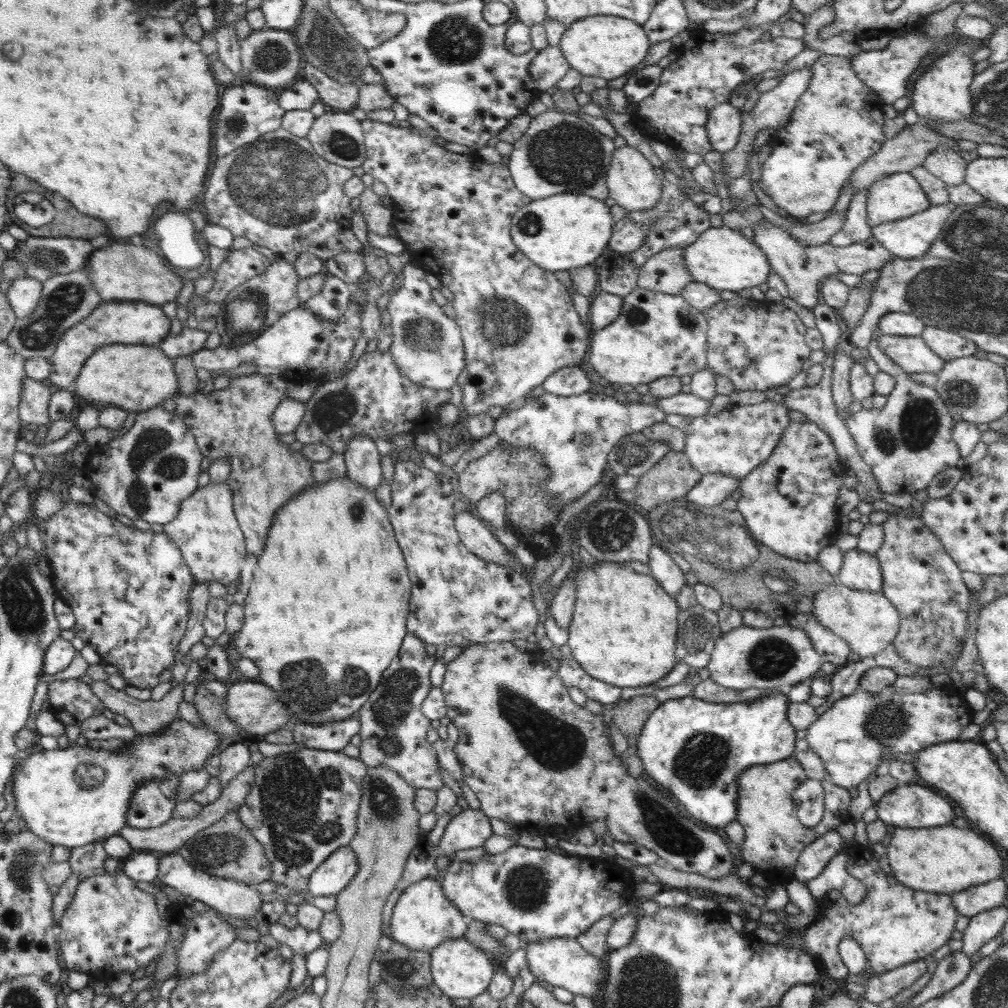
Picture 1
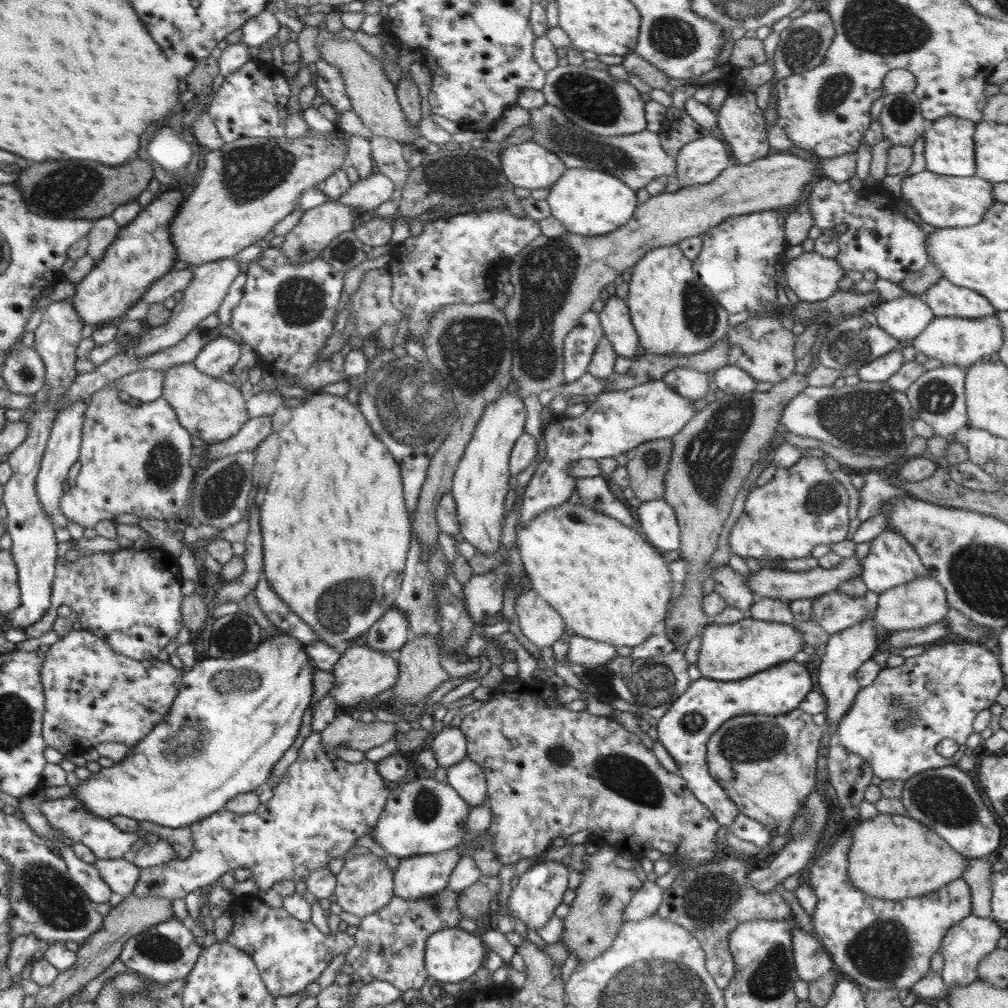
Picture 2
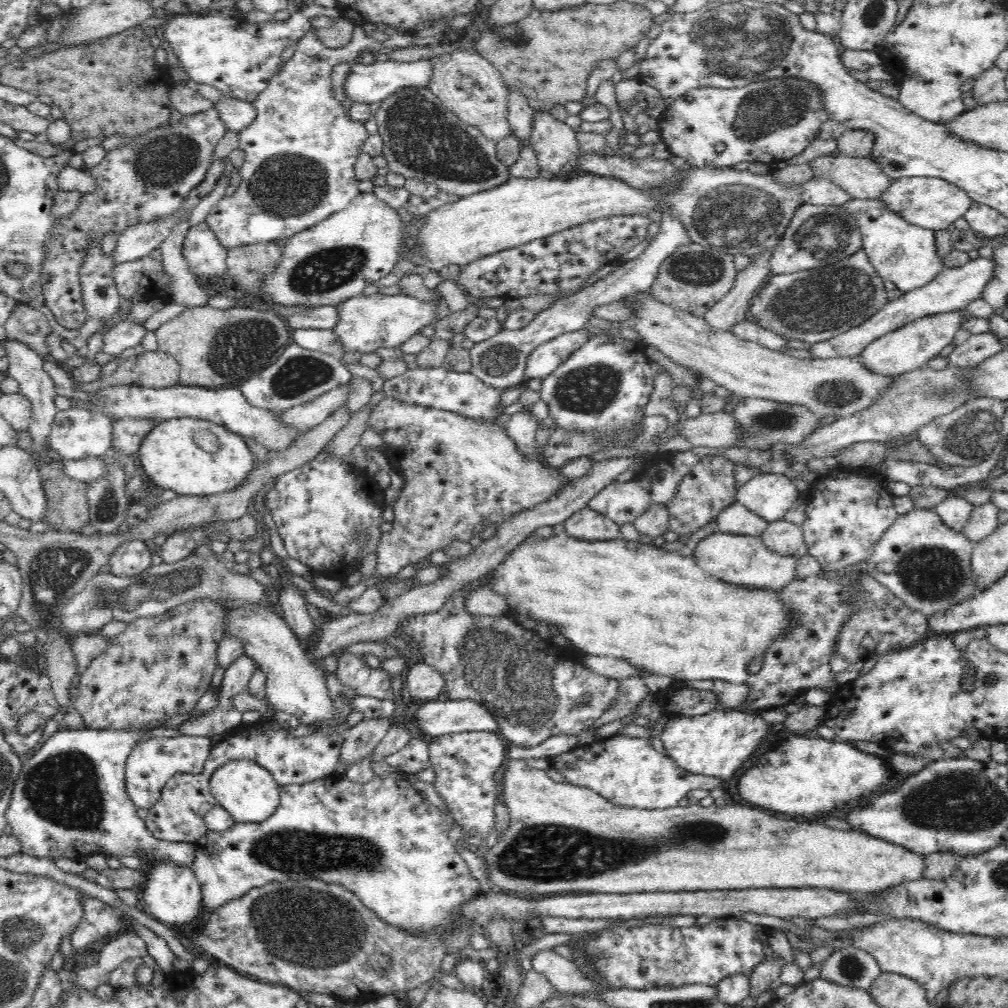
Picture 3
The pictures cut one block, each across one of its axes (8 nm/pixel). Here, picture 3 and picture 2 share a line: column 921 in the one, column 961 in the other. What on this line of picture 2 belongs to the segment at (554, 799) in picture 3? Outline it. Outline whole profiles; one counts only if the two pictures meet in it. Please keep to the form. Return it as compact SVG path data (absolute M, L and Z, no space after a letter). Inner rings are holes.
M878 813L872 819L860 820L850 829L852 846L848 850L847 879L867 895L899 901L908 897L919 897L946 886L948 882L962 879L964 870L968 868L968 859L956 852L939 834L924 826L921 822L910 818L907 814Z

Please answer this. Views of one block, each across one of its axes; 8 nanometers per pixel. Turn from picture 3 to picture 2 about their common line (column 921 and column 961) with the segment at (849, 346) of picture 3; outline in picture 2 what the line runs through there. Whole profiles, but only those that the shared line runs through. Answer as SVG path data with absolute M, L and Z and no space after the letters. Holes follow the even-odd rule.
M944 277L926 290L923 299L936 317L974 319L997 314L994 306L981 294L964 286L956 286Z

